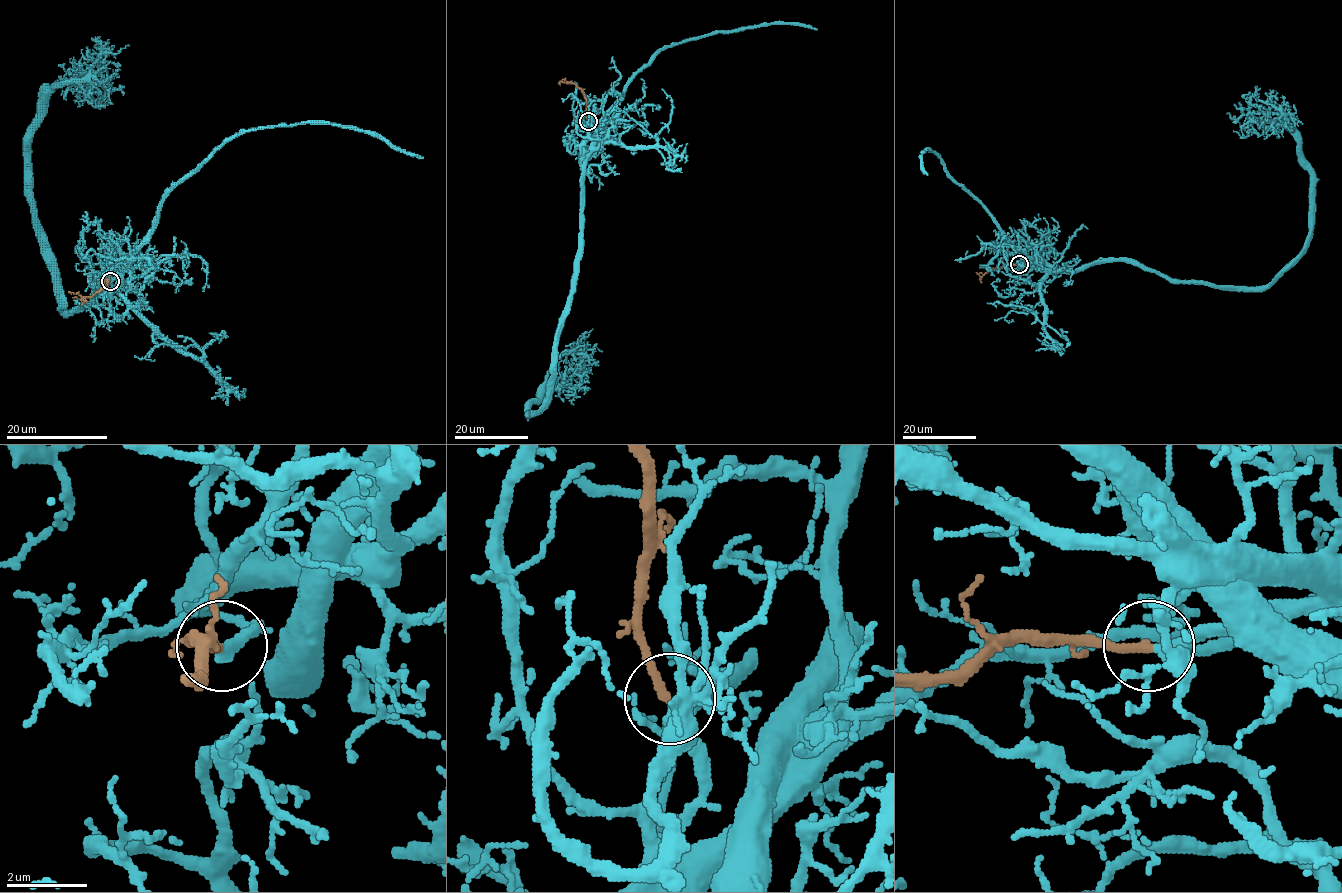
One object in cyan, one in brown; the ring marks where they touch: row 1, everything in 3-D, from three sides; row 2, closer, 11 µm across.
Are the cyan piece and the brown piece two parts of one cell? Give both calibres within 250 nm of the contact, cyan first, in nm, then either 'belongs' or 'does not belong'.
280 nm thick on the cyan side, 240 nm on the other; belongs

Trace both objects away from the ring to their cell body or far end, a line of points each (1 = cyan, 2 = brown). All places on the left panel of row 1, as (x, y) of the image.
1: (110, 281), (104, 289), (103, 276), (86, 304), (63, 311), (32, 191), (29, 137), (54, 87), (129, 46)
2: (110, 281), (106, 280), (106, 285), (90, 296), (71, 294)

